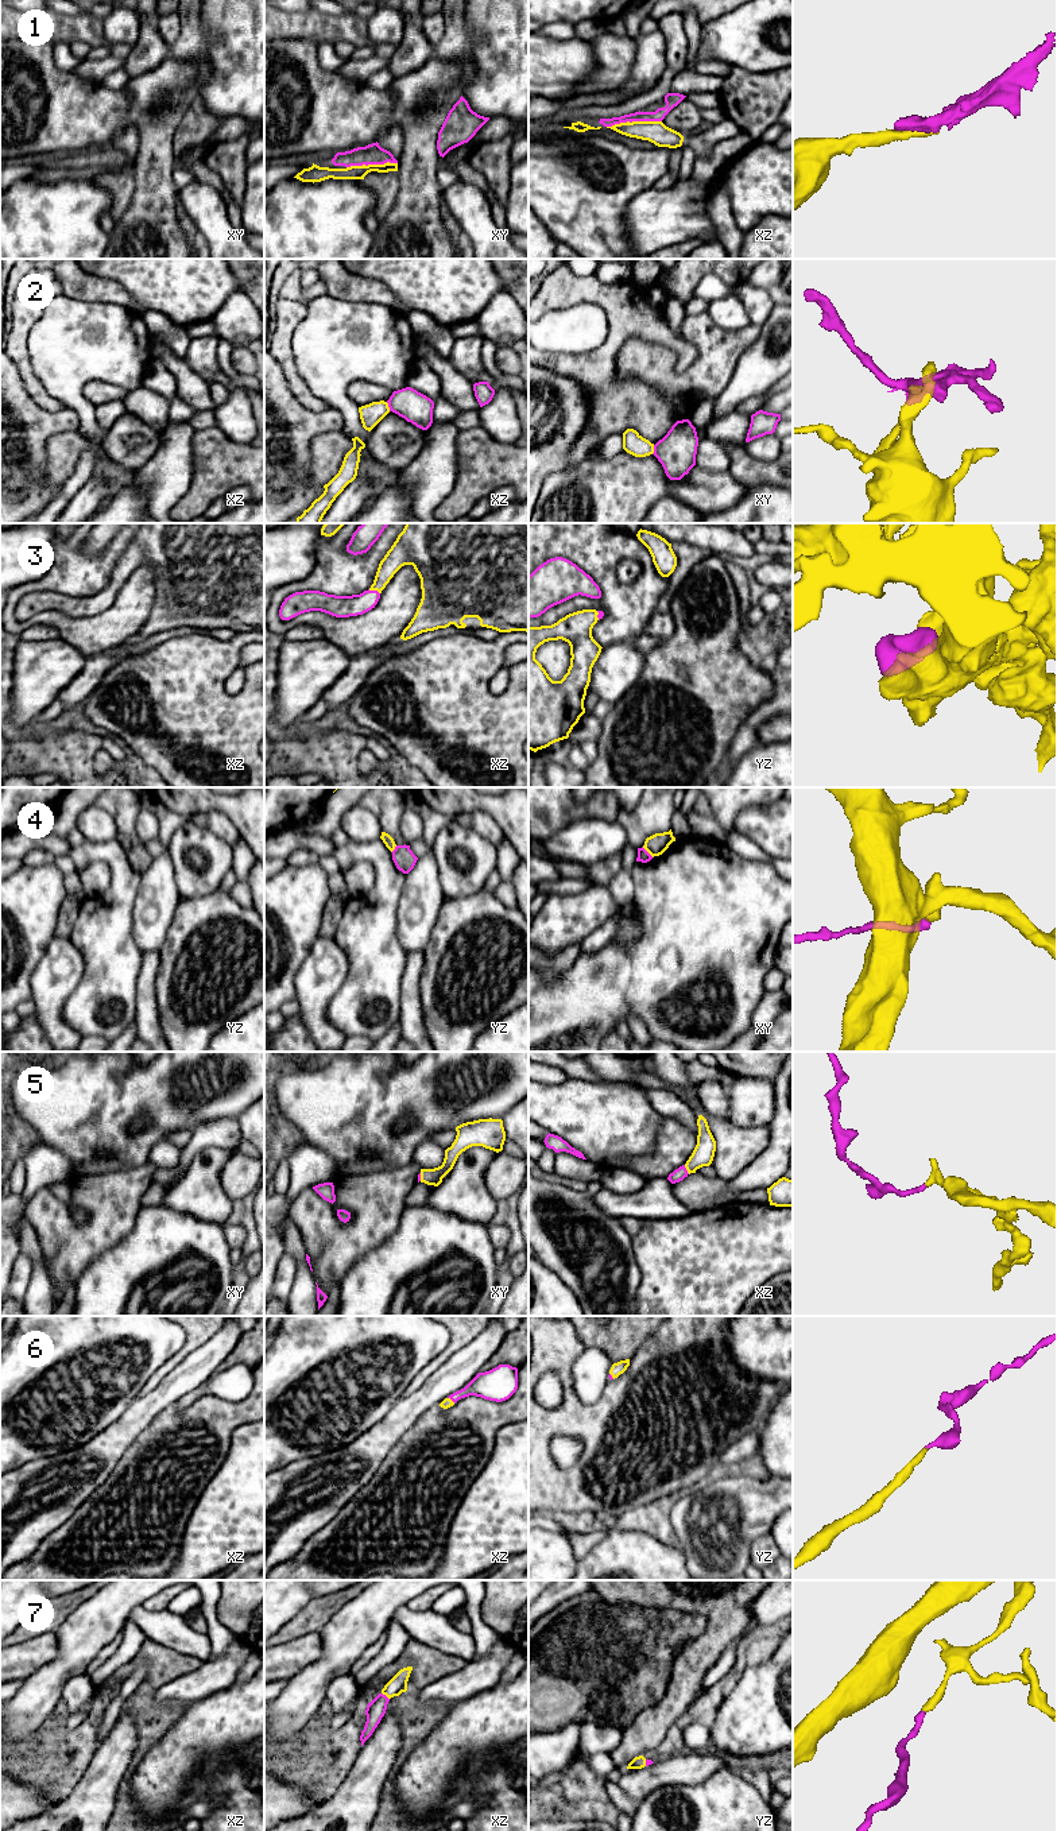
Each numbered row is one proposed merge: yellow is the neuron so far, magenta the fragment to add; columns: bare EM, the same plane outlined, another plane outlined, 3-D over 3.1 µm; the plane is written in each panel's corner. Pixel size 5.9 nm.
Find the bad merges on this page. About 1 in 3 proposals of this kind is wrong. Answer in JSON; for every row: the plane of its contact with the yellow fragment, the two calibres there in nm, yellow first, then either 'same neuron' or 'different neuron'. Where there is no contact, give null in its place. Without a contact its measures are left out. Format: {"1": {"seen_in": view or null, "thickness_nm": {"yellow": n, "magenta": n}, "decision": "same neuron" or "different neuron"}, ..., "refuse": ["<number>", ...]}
{"1": {"seen_in": "xz", "thickness_nm": {"yellow": 140, "magenta": 70}, "decision": "different neuron"}, "2": {"seen_in": "xz", "thickness_nm": {"yellow": 130, "magenta": 190}, "decision": "different neuron"}, "3": {"seen_in": "xz", "thickness_nm": {"yellow": 140, "magenta": 130}, "decision": "same neuron"}, "4": {"seen_in": "xy", "thickness_nm": {"yellow": 120, "magenta": 70}, "decision": "different neuron"}, "5": {"seen_in": "xz", "thickness_nm": {"yellow": 130, "magenta": 80}, "decision": "same neuron"}, "6": {"seen_in": "xz", "thickness_nm": {"yellow": 60, "magenta": 170}, "decision": "same neuron"}, "7": {"seen_in": "xz", "thickness_nm": {"yellow": 110, "magenta": 110}, "decision": "same neuron"}, "refuse": ["1", "2", "4"]}

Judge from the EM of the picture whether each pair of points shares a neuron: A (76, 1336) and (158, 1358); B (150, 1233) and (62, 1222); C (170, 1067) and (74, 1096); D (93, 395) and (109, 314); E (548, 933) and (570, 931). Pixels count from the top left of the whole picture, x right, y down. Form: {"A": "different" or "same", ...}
{"A": "same", "B": "different", "C": "same", "D": "different", "E": "same"}

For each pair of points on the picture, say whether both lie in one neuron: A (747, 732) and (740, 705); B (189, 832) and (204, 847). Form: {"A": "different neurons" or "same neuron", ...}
{"A": "different neurons", "B": "same neuron"}

